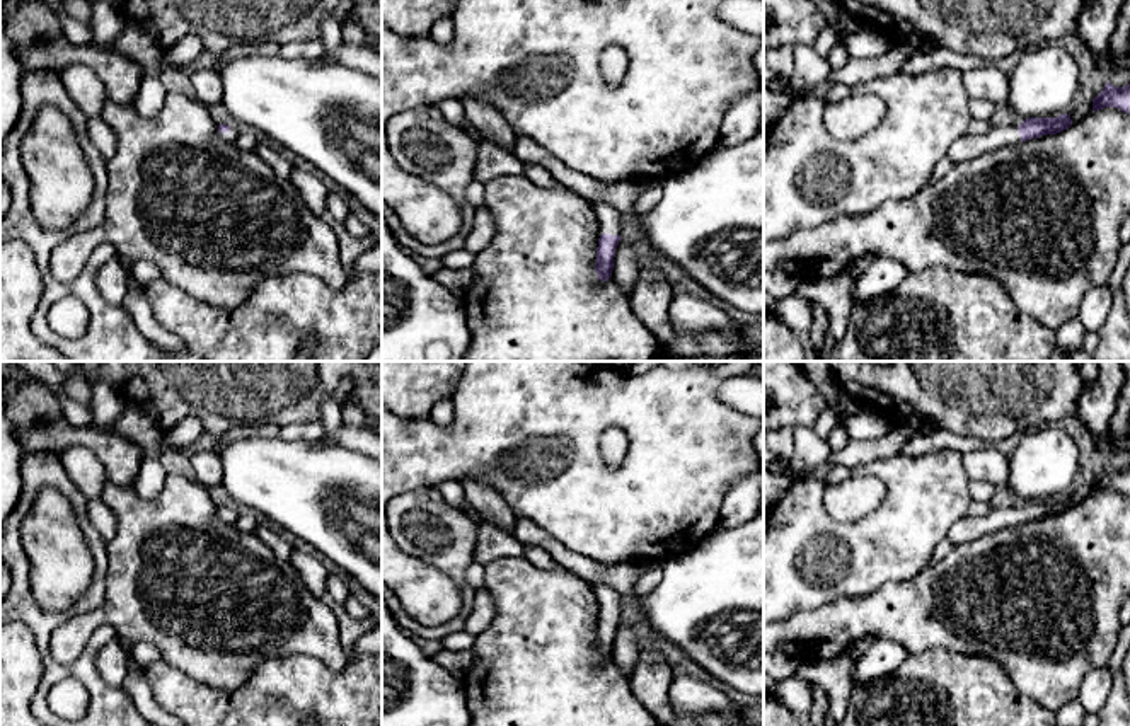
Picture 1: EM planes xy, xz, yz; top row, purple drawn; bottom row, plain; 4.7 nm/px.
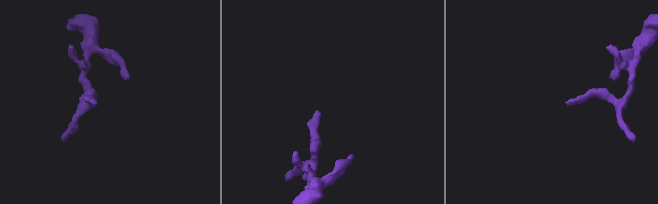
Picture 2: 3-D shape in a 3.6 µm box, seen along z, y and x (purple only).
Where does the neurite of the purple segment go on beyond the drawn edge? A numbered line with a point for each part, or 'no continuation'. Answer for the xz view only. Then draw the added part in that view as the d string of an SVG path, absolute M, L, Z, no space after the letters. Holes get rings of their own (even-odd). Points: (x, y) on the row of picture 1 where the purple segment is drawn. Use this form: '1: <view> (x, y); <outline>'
1: xz (607, 215); M597 201L593 205L593 210L597 213L602 233L620 235L619 228L620 213L610 203Z

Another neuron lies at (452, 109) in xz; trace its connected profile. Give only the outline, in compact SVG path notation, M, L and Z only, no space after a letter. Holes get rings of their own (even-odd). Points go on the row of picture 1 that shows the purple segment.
M443 99L436 104L436 107L440 109L440 112L445 116L445 119L464 130L464 123L467 119L465 111L464 111L464 104L458 99Z

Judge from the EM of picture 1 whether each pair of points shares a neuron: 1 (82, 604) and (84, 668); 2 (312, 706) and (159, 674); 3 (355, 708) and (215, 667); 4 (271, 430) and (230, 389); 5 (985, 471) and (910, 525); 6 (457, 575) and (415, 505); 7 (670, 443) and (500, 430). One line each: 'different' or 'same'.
1: same
2: same
3: different
4: different
5: different
6: same
7: same

